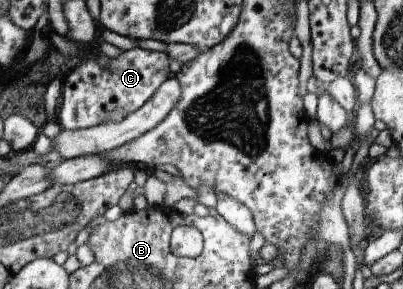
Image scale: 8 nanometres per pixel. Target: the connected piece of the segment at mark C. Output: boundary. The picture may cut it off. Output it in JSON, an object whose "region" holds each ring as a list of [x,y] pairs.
{"region":[[[139,47],[121,52],[117,58],[109,60],[105,66],[101,66],[97,60],[87,60],[87,62],[79,64],[63,81],[54,120],[61,126],[61,130],[77,131],[103,125],[118,109],[127,115],[132,114],[141,109],[158,92],[158,89],[174,76],[170,70],[170,63],[166,53],[150,52]]]}

